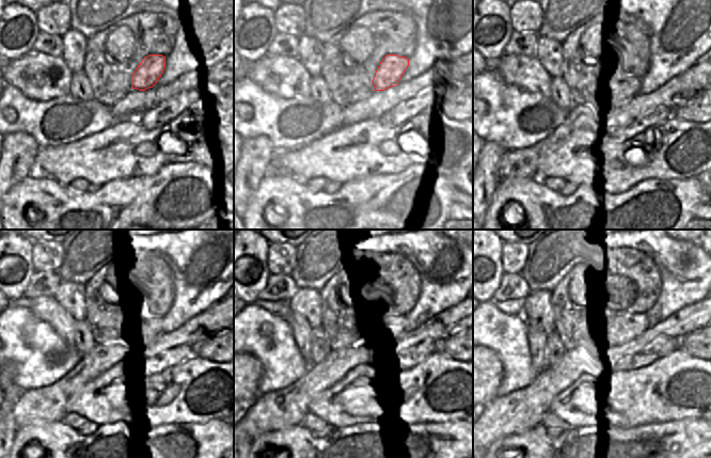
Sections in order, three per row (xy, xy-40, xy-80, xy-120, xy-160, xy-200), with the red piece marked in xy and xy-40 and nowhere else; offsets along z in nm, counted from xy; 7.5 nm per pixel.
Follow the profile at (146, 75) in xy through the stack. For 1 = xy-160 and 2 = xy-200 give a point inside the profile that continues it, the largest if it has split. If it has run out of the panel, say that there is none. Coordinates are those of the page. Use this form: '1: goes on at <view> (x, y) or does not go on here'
1: goes on at xy-160 (397, 320)
2: goes on at xy-200 (634, 326)

